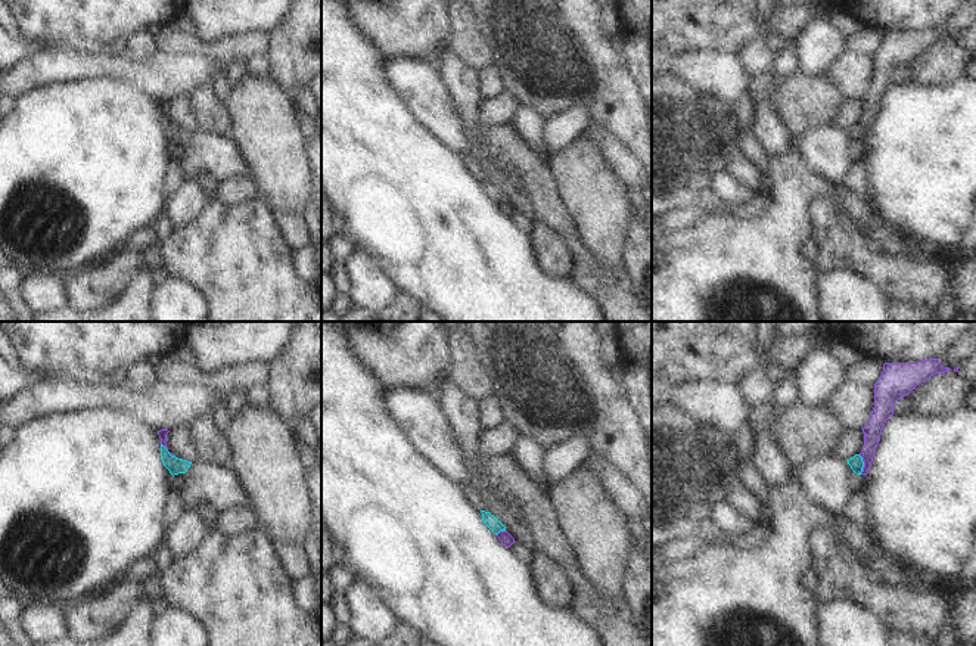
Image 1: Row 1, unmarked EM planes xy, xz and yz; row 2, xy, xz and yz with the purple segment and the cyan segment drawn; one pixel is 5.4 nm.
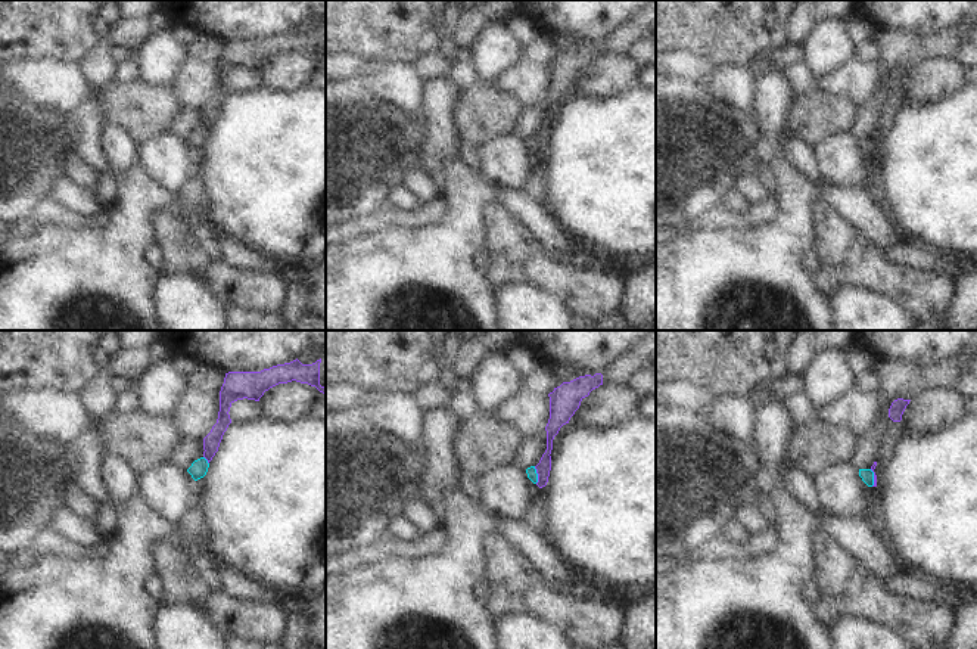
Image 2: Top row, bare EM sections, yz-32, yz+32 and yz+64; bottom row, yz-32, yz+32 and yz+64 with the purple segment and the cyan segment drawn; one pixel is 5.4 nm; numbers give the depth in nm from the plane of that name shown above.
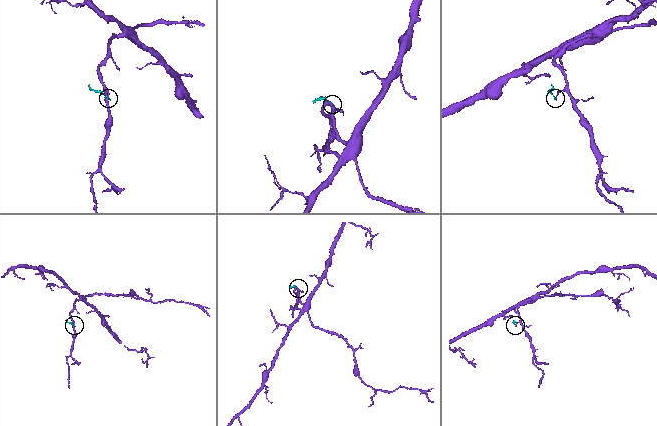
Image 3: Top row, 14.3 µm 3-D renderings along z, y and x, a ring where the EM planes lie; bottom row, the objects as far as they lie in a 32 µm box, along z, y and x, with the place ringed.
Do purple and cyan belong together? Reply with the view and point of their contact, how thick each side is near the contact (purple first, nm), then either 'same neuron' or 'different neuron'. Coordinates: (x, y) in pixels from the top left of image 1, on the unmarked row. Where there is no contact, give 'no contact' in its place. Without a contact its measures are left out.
yz (864, 134) | 100/70 nm | different neuron

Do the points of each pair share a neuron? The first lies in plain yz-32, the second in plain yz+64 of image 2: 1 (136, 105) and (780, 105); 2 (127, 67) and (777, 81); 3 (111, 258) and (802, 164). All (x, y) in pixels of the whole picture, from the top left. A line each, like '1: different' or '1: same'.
1: different
2: different
3: different

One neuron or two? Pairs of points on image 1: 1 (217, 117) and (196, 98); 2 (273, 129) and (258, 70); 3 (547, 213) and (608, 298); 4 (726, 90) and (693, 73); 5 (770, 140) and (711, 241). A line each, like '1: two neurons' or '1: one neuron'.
1: one neuron
2: two neurons
3: one neuron
4: one neuron
5: two neurons

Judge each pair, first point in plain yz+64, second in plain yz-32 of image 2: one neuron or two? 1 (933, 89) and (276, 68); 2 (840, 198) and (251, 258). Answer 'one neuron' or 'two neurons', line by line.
1: one neuron
2: one neuron

